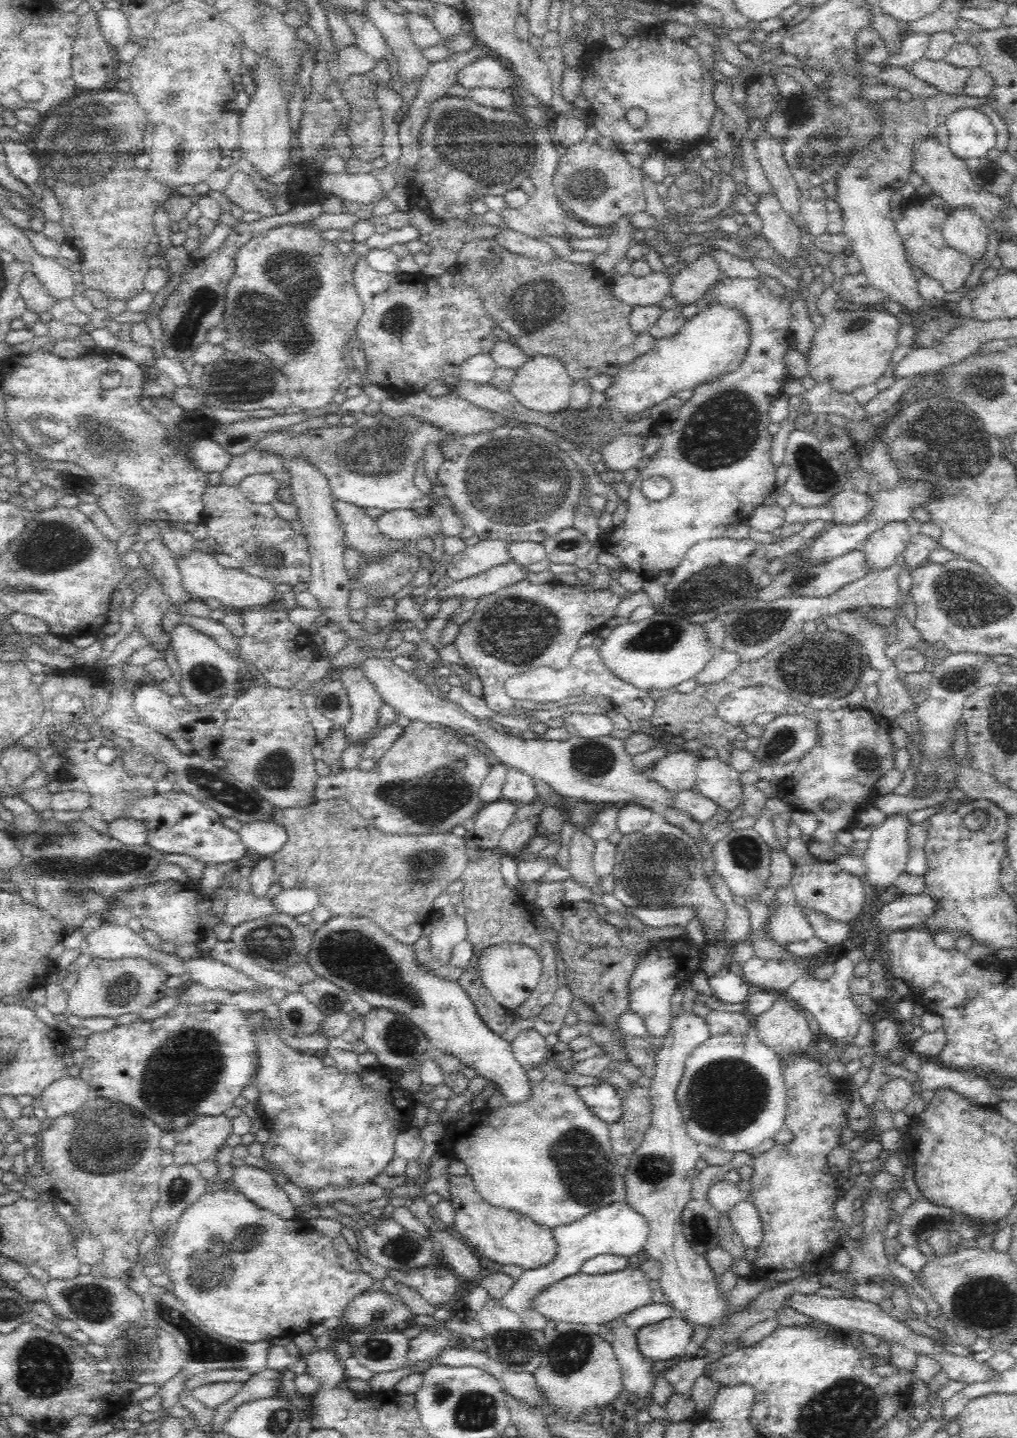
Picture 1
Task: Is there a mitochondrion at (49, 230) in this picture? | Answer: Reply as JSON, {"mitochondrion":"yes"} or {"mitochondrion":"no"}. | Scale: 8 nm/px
{"mitochondrion":"no"}

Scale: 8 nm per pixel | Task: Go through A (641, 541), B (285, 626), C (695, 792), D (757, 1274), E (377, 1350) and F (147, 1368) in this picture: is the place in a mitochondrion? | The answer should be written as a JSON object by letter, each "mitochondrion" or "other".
{"A":"other","B":"other","C":"other","D":"other","E":"mitochondrion","F":"mitochondrion"}

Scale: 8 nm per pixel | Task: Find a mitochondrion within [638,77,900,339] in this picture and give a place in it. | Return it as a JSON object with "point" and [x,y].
{"point":[819,131]}

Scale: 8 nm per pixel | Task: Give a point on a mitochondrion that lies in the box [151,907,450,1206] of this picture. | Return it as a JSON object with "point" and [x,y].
{"point":[349,955]}

